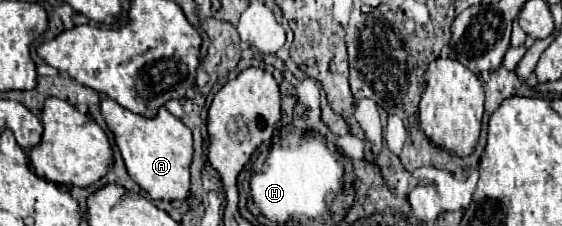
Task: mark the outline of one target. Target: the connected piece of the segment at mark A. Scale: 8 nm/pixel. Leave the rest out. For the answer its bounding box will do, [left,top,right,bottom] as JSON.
[101,97,193,201]

